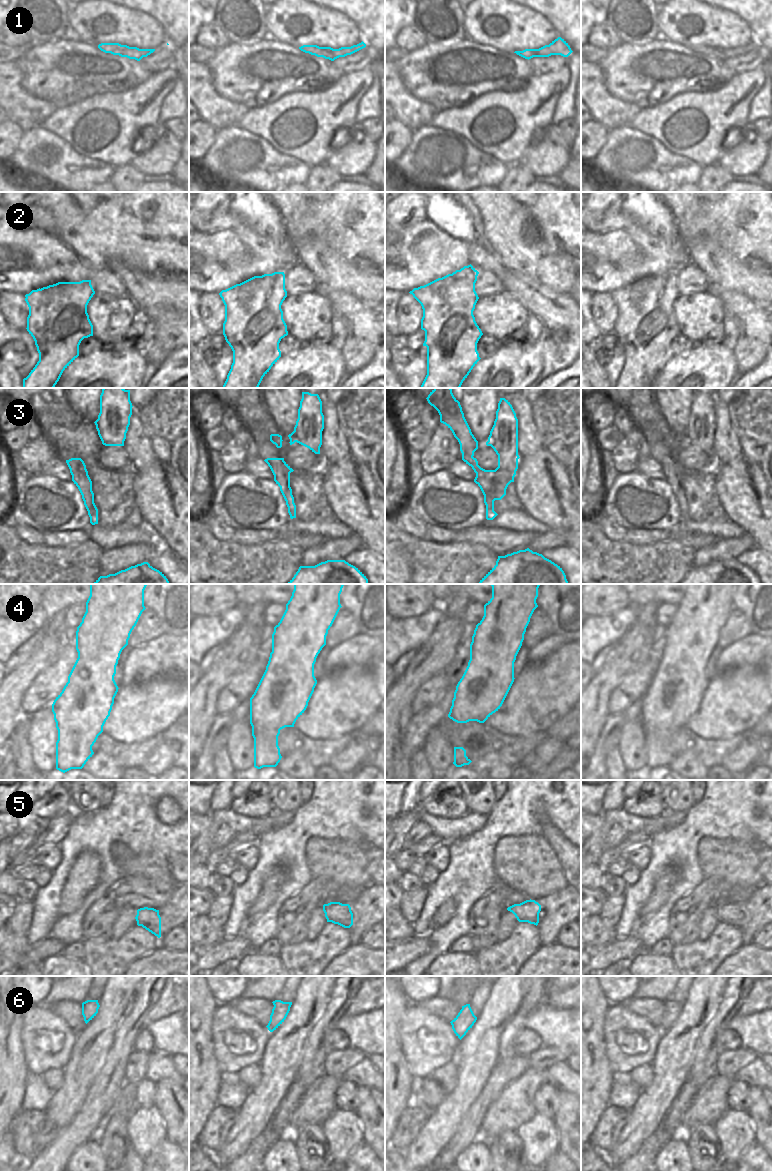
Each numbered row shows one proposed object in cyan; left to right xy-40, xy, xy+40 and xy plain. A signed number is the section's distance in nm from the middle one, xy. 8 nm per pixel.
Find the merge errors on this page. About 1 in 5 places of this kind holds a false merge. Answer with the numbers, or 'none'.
2

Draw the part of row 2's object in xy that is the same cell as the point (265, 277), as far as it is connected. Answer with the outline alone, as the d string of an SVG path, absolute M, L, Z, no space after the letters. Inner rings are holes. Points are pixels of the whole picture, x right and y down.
M274 272L272 274L264 274L262 276L254 276L240 284L236 284L226 290L222 290L219 295L221 298L224 298L226 294L238 289L238 288L242 288L244 286L248 286L254 282L262 282L262 281L267 281L269 280L270 278L278 278L279 276L281 276L282 274L284 274L284 272Z

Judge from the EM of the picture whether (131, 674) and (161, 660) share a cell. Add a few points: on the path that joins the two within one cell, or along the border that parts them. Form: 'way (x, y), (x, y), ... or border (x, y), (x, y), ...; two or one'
way (138, 668), (143, 663), (154, 660); one

